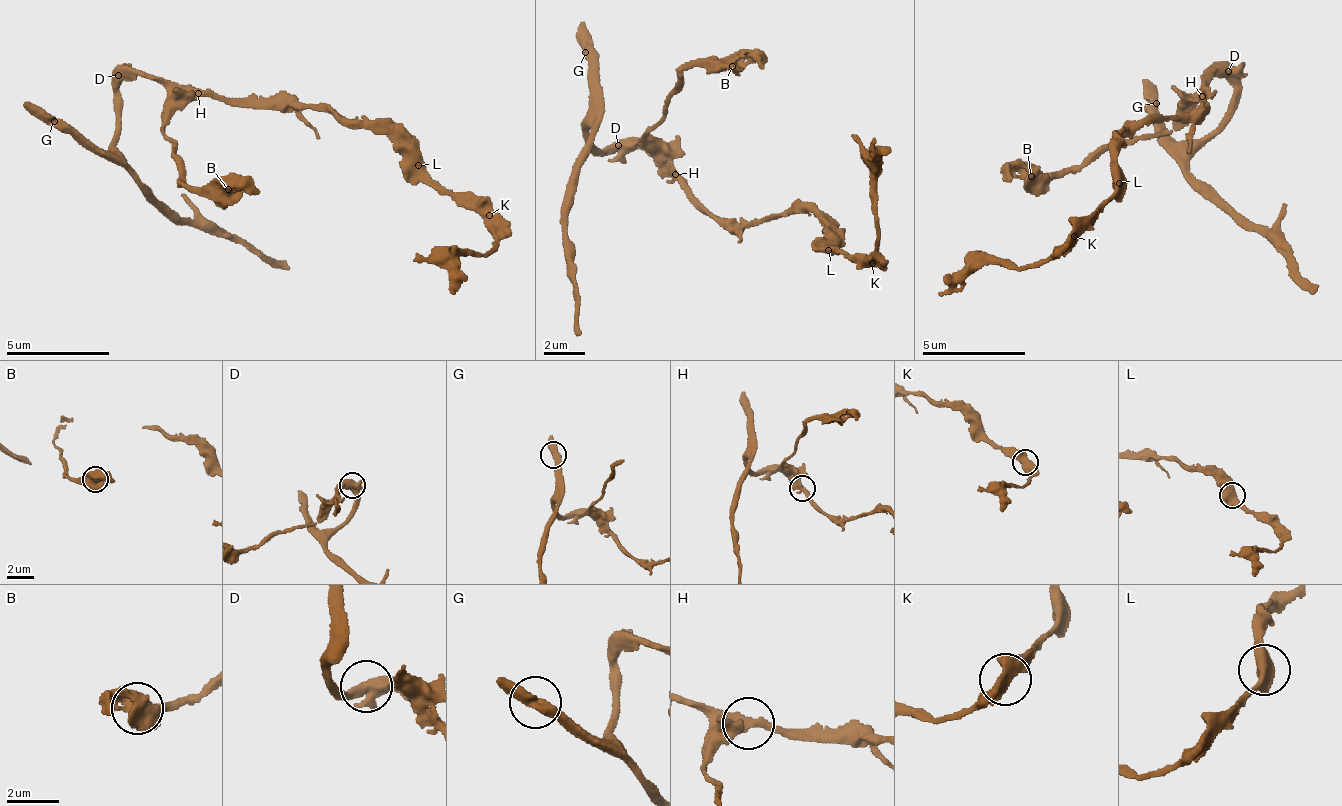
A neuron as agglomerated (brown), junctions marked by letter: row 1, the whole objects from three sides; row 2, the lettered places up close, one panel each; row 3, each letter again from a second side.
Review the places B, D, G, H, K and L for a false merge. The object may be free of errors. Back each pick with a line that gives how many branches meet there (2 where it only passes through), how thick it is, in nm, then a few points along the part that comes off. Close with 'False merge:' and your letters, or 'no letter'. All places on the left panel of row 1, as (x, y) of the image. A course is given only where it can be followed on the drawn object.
False merge: no letter

